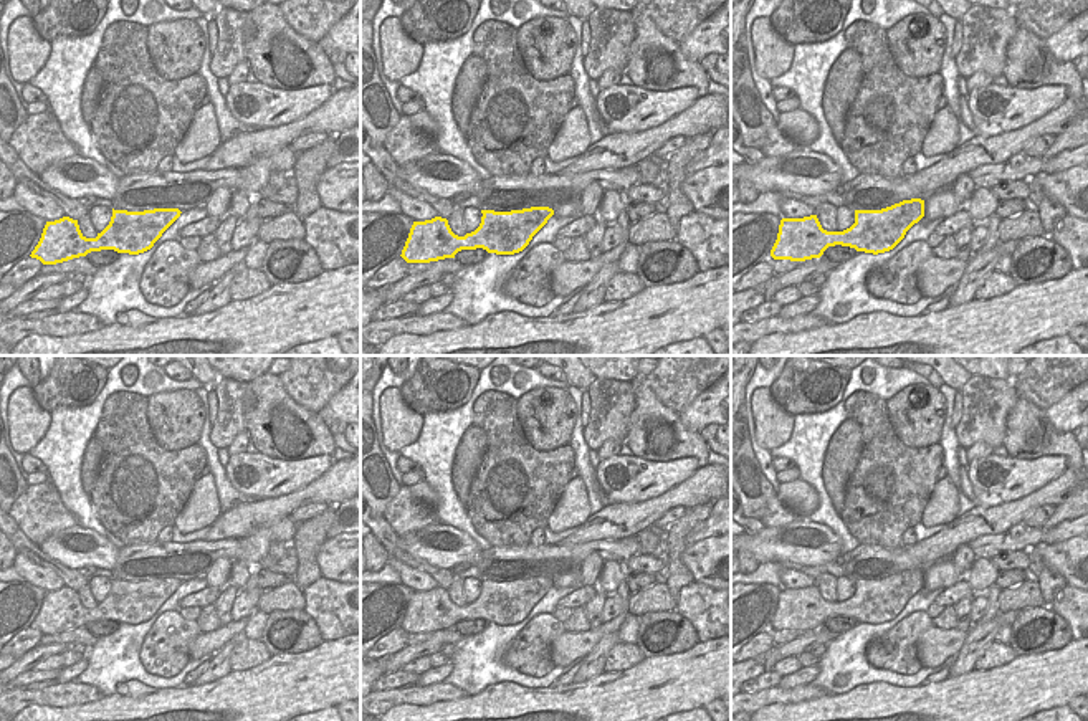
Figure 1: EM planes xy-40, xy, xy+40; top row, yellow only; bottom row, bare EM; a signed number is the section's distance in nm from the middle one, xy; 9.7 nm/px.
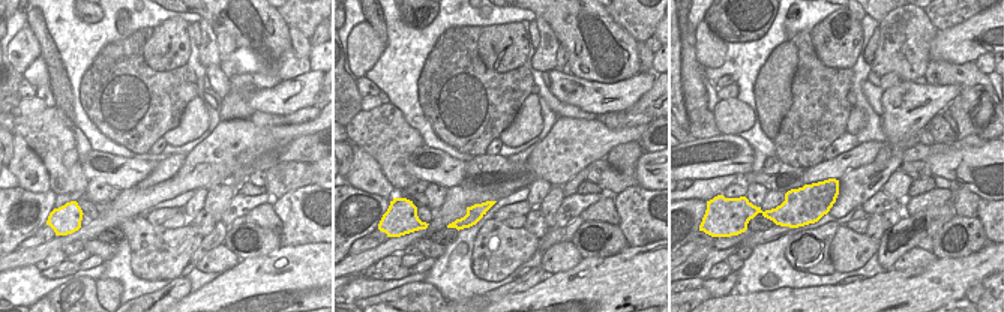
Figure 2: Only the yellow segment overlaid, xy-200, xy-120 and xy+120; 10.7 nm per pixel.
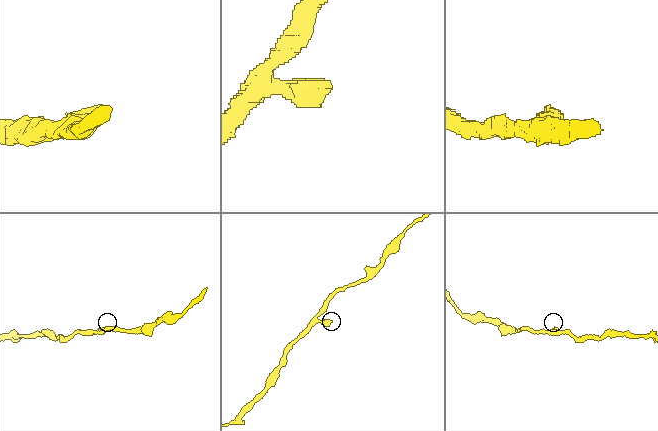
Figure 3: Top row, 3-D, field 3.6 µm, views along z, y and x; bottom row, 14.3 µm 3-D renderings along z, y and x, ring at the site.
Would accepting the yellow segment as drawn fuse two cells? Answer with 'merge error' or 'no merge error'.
no merge error

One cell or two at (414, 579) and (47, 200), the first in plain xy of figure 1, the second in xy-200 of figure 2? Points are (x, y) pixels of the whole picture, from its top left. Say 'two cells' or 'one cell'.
two cells

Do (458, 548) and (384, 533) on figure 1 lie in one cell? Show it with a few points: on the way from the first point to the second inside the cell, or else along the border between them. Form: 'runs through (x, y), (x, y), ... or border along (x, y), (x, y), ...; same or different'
border along (399, 538), (412, 554), (430, 563); different

